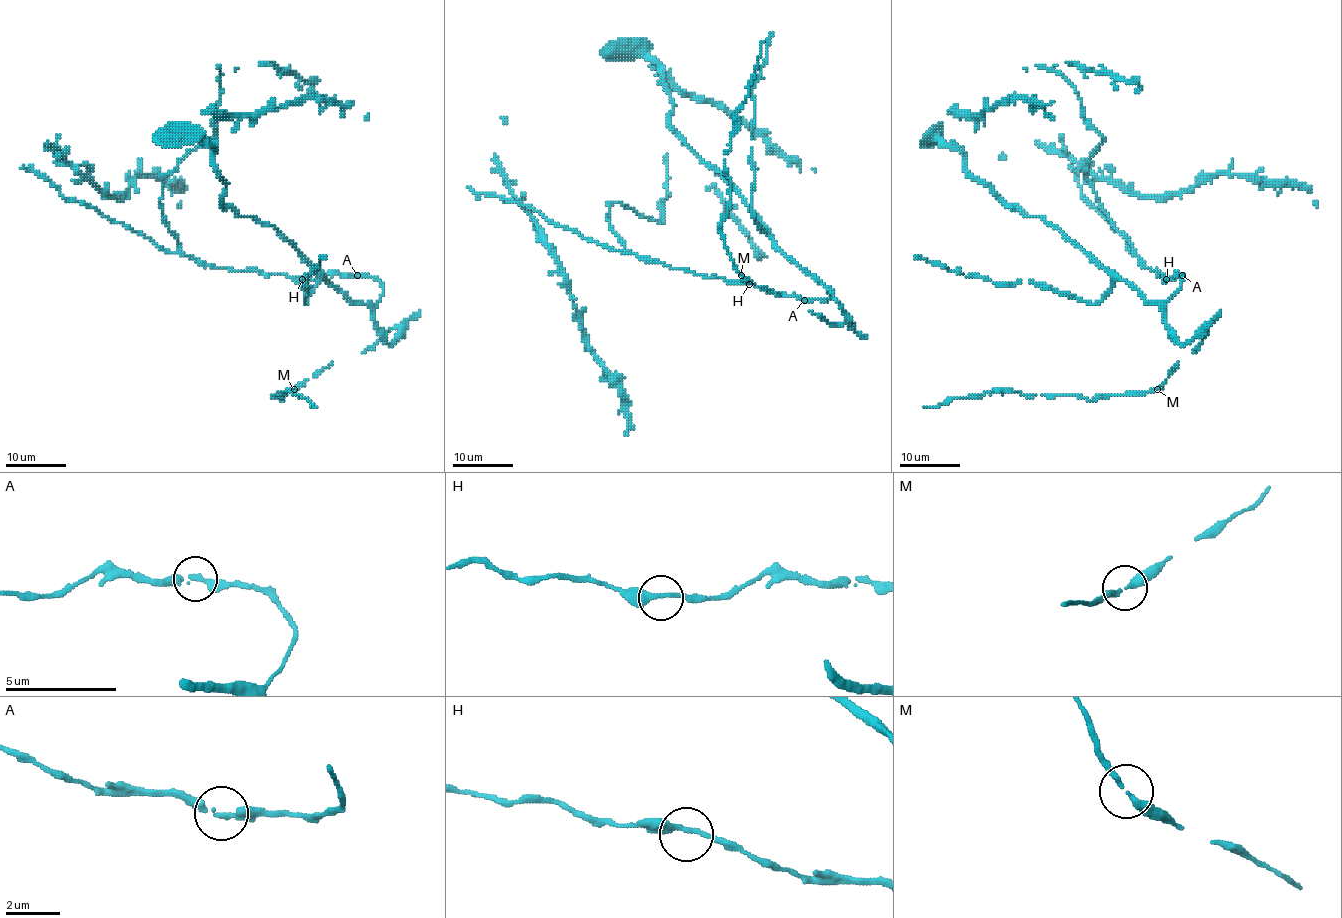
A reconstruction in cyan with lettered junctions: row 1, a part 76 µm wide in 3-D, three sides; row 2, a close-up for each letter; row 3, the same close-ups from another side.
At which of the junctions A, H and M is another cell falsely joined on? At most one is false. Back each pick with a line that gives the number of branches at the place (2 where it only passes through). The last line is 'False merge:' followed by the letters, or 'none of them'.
False merge: none of them

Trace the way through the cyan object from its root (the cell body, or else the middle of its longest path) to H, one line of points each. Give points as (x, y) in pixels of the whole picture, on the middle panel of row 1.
H: (799, 297), (772, 293), (749, 284)

